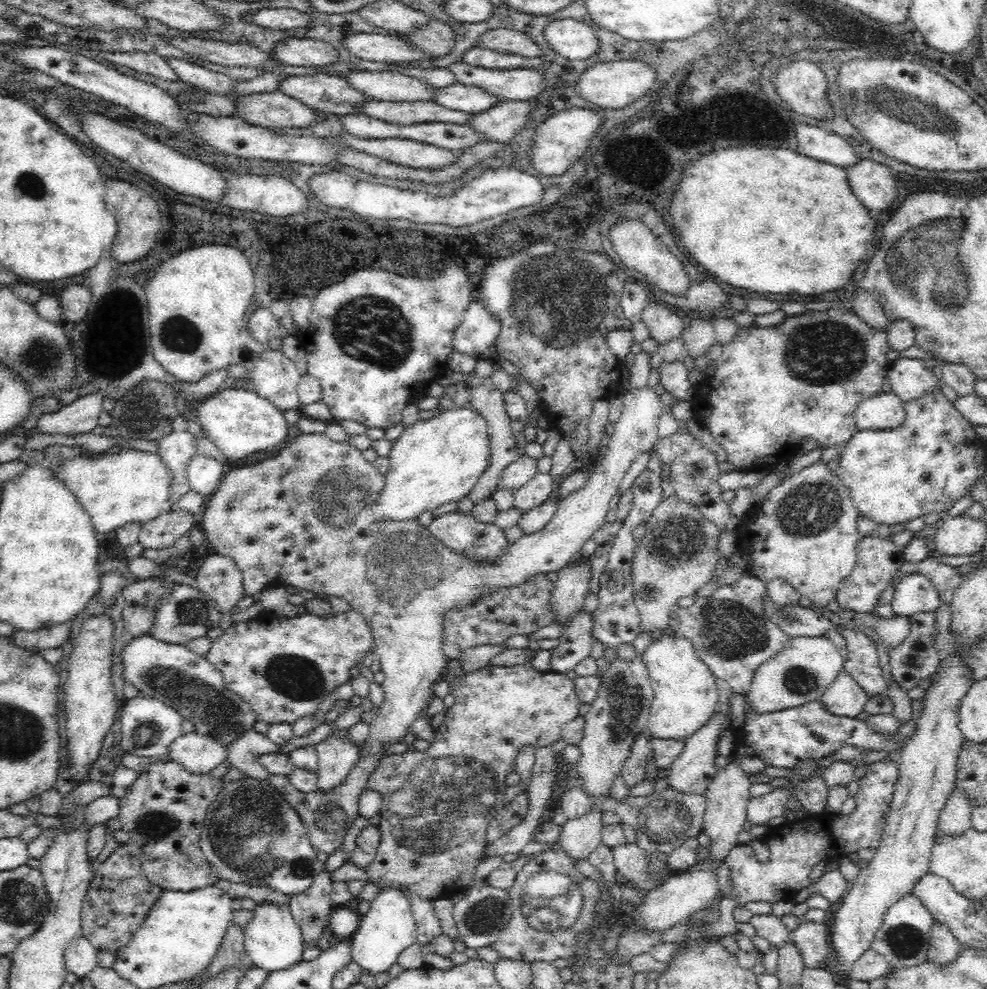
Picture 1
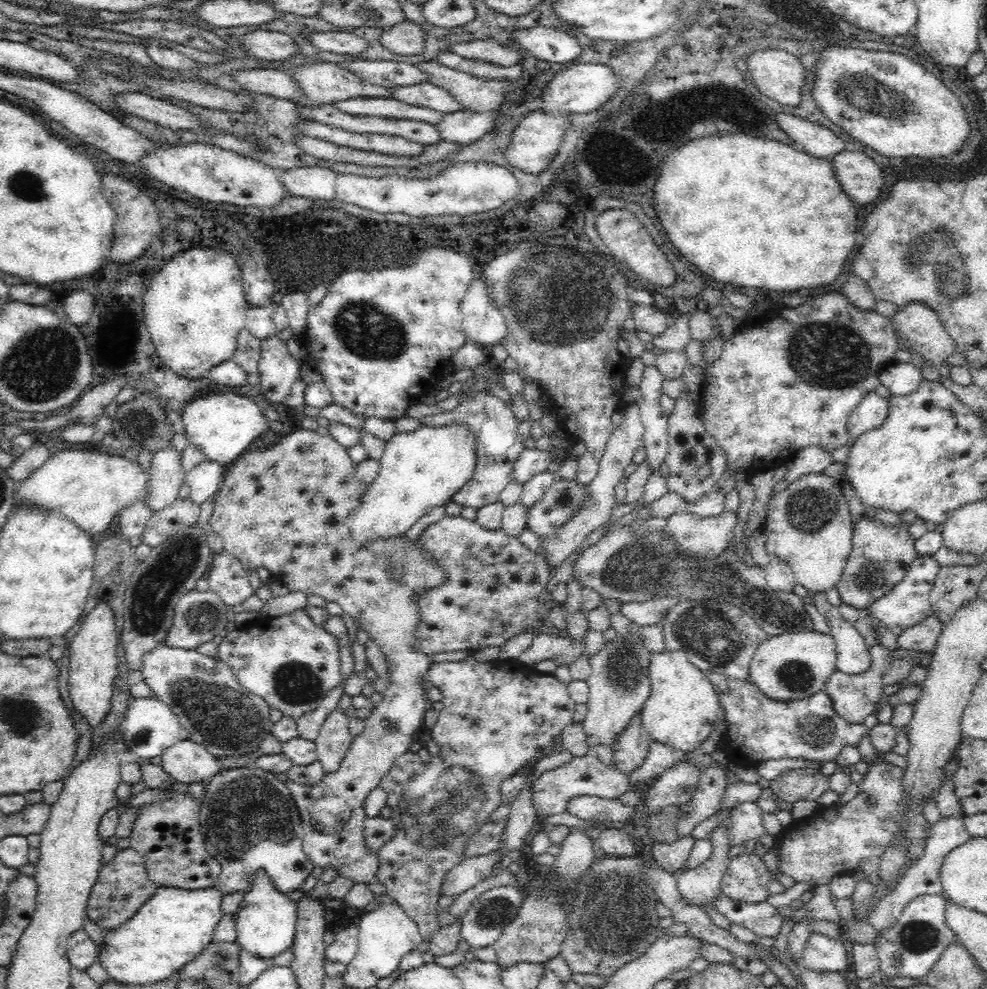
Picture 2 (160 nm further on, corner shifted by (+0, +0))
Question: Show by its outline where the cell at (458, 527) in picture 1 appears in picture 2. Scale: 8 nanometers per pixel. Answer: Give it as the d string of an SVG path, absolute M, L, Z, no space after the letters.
M445 515L442 520L428 525L417 540L427 552L431 552L435 564L443 568L445 582L417 601L420 614L416 624L416 643L412 644L412 651L432 656L438 652L467 650L473 653L486 646L500 646L509 638L520 634L524 626L542 626L546 614L556 604L553 601L543 606L538 601L538 595L546 588L550 579L549 566L545 560L528 545L520 543L518 537L507 536L502 529L488 530L481 528L476 521L465 520L462 515Z

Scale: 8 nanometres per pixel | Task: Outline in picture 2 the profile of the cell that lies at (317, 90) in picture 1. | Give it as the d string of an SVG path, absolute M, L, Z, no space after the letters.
M274 68L236 70L231 80L246 93L256 93L285 99L295 103L301 100L301 90L291 76Z

